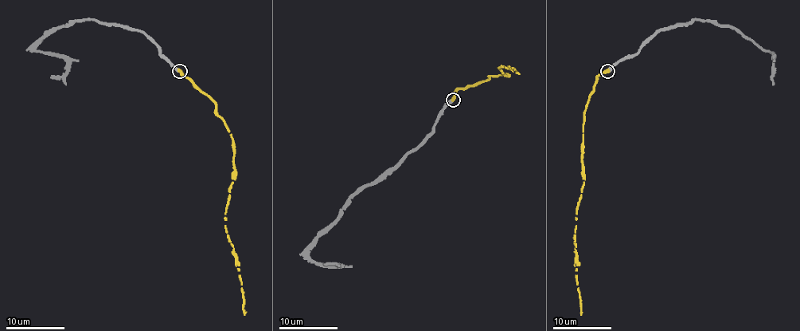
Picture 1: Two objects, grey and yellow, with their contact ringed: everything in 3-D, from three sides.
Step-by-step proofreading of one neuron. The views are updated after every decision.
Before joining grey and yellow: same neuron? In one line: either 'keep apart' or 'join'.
join

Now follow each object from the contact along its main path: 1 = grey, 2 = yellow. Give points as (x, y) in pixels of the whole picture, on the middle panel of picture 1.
1: (453, 99), (414, 149), (349, 198), (308, 254), (317, 262), (340, 265), (324, 265)
2: (453, 99), (459, 88), (477, 86), (489, 77), (506, 74), (507, 77), (498, 67), (512, 67), (517, 72)

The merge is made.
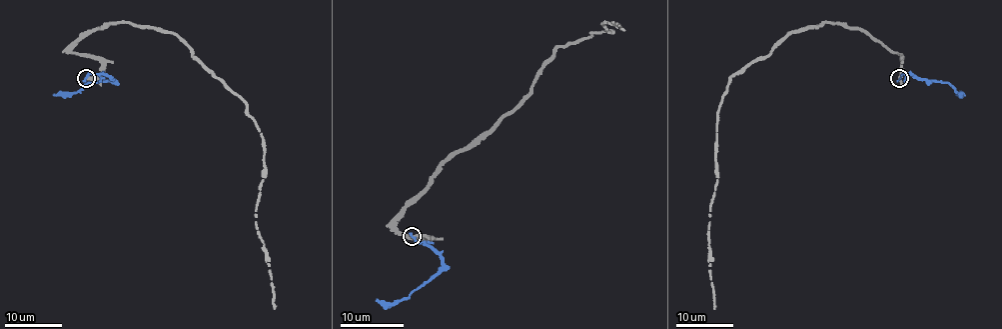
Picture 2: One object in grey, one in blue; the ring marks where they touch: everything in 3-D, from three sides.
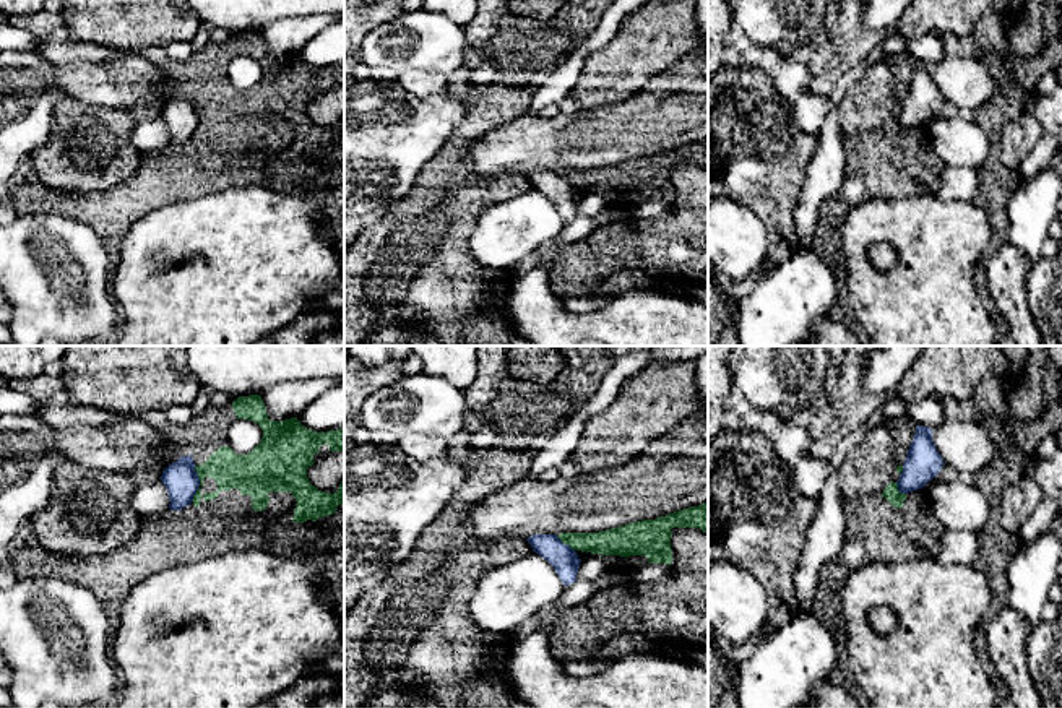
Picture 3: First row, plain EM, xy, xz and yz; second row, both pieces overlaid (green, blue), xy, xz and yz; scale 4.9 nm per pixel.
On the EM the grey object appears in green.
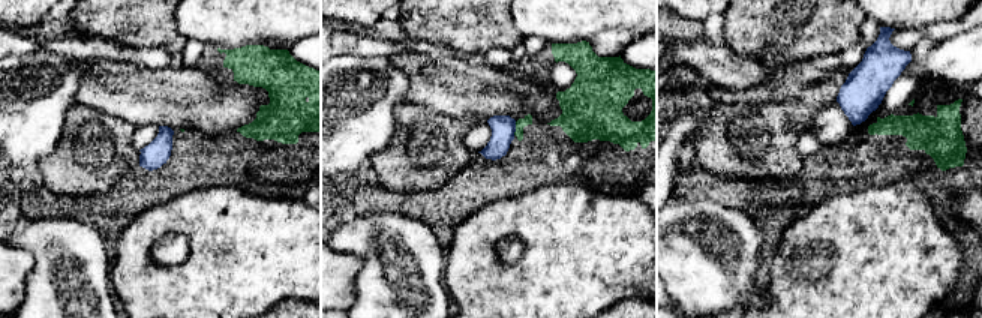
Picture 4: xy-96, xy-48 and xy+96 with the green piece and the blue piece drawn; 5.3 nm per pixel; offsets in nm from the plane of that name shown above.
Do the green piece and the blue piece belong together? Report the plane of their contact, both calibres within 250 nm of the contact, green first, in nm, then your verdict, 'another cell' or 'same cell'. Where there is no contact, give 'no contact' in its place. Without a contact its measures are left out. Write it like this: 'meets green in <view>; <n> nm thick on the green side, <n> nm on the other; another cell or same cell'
meets green in xy; 190 nm thick on the green side, 170 nm on the other; another cell

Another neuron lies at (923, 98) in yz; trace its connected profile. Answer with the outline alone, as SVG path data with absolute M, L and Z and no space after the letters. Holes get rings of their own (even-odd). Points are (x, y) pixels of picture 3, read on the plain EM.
M916 62L914 75L896 119L901 130L922 125L940 109L943 96L934 81L932 68L929 63Z

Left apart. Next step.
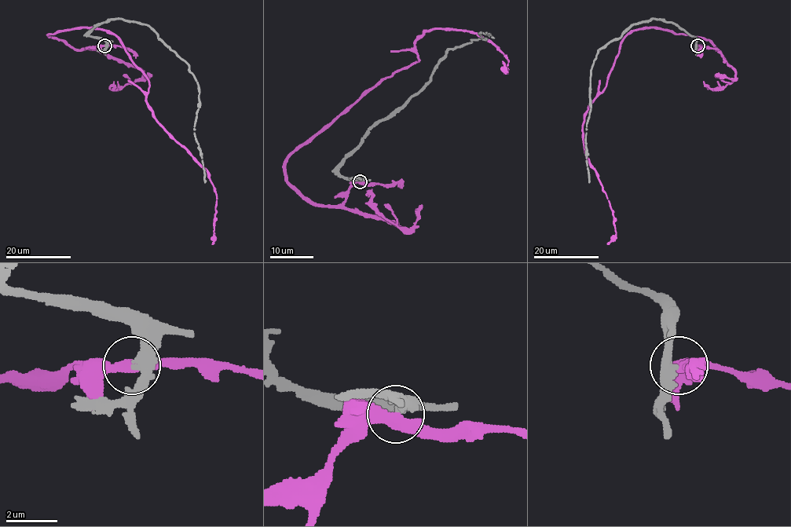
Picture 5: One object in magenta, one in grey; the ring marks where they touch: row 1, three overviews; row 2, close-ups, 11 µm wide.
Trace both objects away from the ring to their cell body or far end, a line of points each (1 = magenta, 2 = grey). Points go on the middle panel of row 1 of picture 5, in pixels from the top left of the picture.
1: (360, 181), (312, 205), (285, 160), (418, 61), (427, 31), (471, 31), (503, 61)
2: (360, 181), (344, 177), (338, 167), (364, 134), (415, 94), (449, 49), (485, 40), (478, 33), (492, 37)

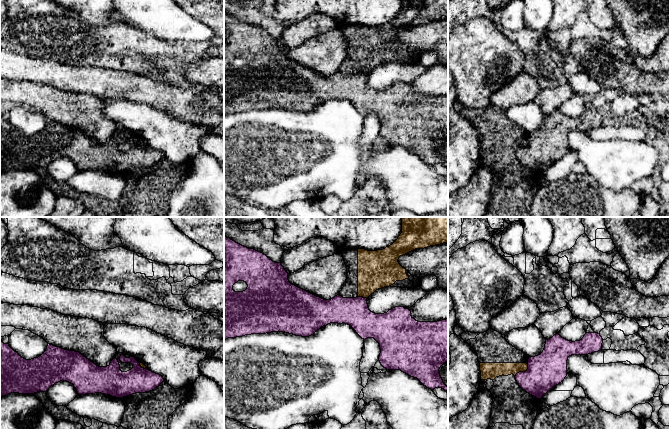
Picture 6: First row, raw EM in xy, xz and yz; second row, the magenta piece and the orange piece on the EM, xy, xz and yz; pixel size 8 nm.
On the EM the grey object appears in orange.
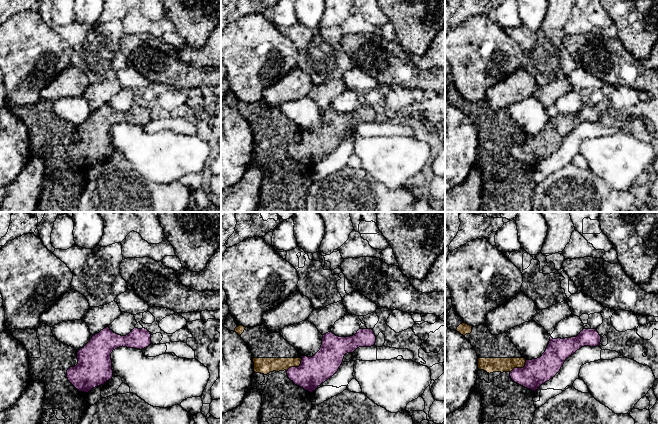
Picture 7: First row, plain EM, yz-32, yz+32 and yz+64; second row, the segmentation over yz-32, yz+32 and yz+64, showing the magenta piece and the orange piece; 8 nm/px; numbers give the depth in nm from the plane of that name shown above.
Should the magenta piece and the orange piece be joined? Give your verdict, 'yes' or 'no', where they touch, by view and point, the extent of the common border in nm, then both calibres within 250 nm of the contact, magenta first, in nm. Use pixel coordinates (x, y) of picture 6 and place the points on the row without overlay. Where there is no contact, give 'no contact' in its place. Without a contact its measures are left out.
no | yz (523, 148) | 150 nm | 280/130 nm

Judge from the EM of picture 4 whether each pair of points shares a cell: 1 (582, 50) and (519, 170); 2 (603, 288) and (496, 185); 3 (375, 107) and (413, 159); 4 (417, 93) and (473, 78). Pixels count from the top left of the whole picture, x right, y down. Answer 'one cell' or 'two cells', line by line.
1: one cell
2: two cells
3: two cells
4: one cell

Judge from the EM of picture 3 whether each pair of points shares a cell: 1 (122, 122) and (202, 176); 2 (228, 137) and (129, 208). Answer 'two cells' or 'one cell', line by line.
1: two cells
2: one cell

